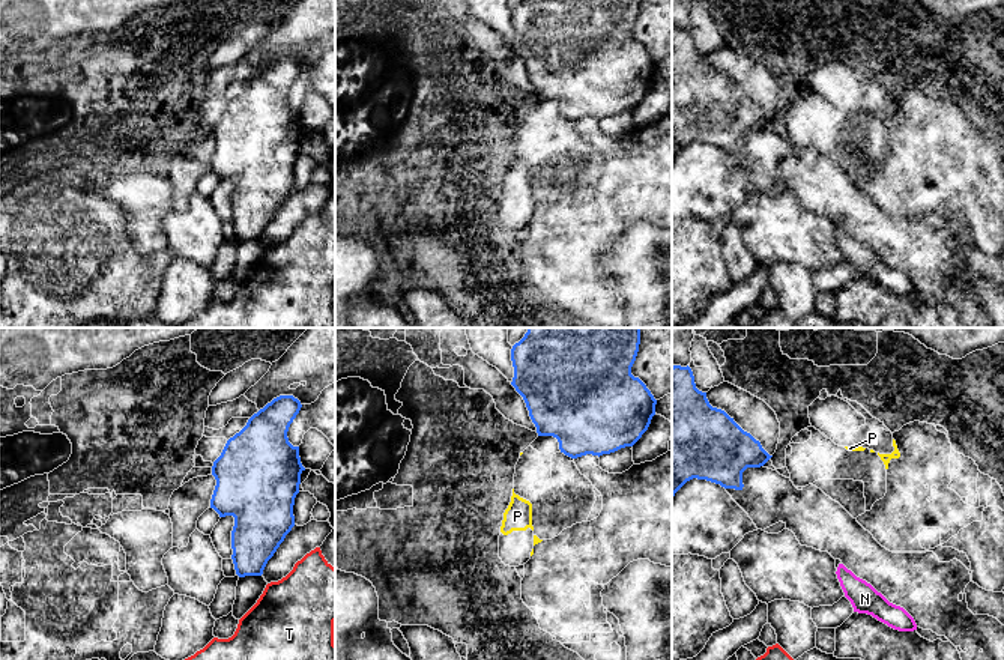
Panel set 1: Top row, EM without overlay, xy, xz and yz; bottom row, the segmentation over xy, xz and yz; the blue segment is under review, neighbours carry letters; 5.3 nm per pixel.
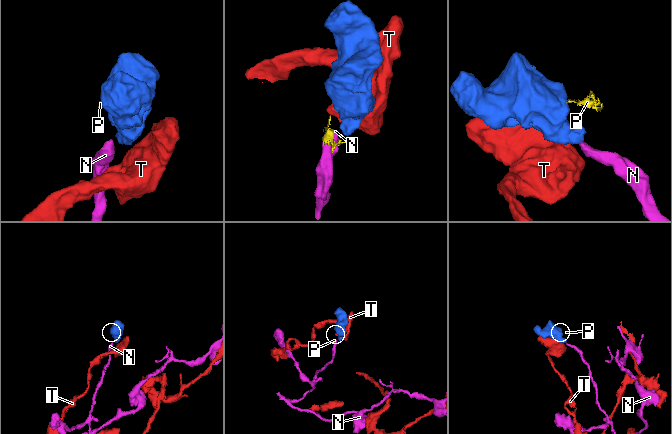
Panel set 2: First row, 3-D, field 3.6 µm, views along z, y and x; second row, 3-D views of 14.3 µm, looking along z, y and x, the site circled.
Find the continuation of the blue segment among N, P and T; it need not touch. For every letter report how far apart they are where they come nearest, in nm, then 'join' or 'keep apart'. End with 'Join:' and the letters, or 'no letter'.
N: gap 650 nm; join
P: gap 130 nm; keep apart
T: gap 60 nm; keep apart
Join: N

